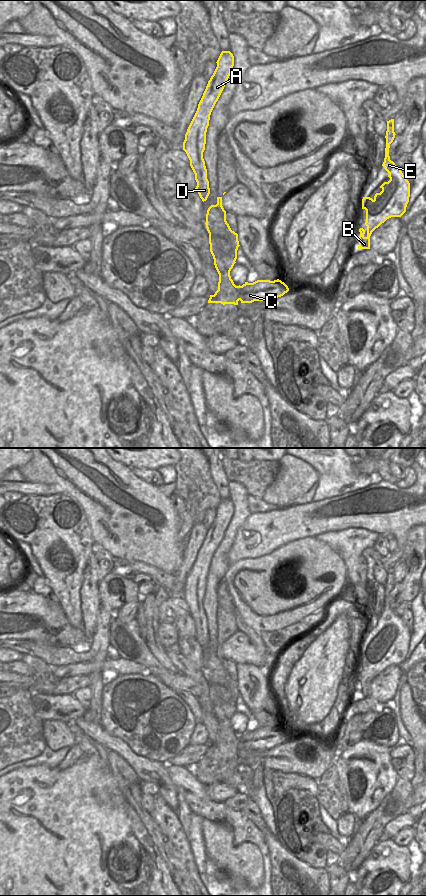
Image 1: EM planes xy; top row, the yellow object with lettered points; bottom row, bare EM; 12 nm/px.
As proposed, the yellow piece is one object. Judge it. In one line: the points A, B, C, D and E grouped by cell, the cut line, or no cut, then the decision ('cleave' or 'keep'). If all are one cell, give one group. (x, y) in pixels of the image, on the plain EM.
groups A D / B C E; cut xy (218, 732), (222, 734), (234, 733); cleave

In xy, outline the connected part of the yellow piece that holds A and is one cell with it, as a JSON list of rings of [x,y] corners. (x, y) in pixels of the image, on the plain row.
[[[222,499],[216,511],[217,515],[208,529],[183,590],[183,598],[189,606],[190,614],[195,622],[195,628],[197,630],[195,637],[203,650],[207,648],[210,642],[207,617],[203,607],[206,580],[209,574],[211,560],[234,514],[234,504],[230,499]]]

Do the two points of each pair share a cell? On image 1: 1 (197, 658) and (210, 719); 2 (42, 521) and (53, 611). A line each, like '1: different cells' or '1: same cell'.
1: different cells
2: different cells

